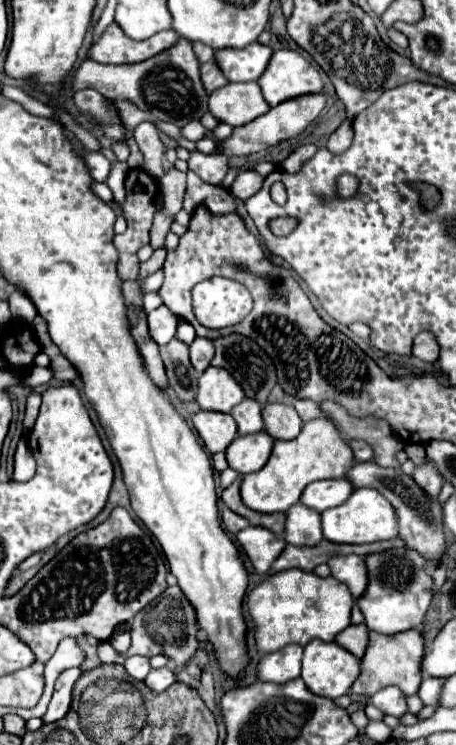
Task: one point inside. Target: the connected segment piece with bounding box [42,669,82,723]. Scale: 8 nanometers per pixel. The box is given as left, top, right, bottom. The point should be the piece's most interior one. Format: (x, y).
(58, 707)

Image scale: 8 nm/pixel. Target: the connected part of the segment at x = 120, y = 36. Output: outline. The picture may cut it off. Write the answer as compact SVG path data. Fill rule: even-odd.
M112 23L102 33L100 41L90 47L88 59L98 61L98 63L114 63L114 65L140 63L140 61L146 61L148 57L158 55L160 51L166 51L178 39L180 35L168 29L168 31L156 33L150 39L136 41L136 39L128 39L128 35L124 35L124 31L120 31L120 27Z

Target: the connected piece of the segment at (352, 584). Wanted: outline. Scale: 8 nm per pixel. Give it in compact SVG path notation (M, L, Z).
M338 555L338 557L332 557L328 561L328 565L332 569L332 577L346 583L354 599L364 595L364 591L368 587L368 569L366 569L366 563L364 563L362 557L358 557L358 555L346 555L346 557Z

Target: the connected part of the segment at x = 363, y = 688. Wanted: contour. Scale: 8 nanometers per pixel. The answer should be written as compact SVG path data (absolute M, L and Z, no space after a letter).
M412 629L412 631L404 631L404 633L396 633L390 641L390 637L386 635L378 635L374 631L370 631L370 637L374 643L368 645L364 659L362 659L362 673L356 679L356 683L352 685L350 693L354 695L366 695L372 697L376 691L388 687L388 685L396 685L404 695L414 695L418 693L418 687L422 683L422 671L420 671L420 663L424 659L424 637L420 631Z

